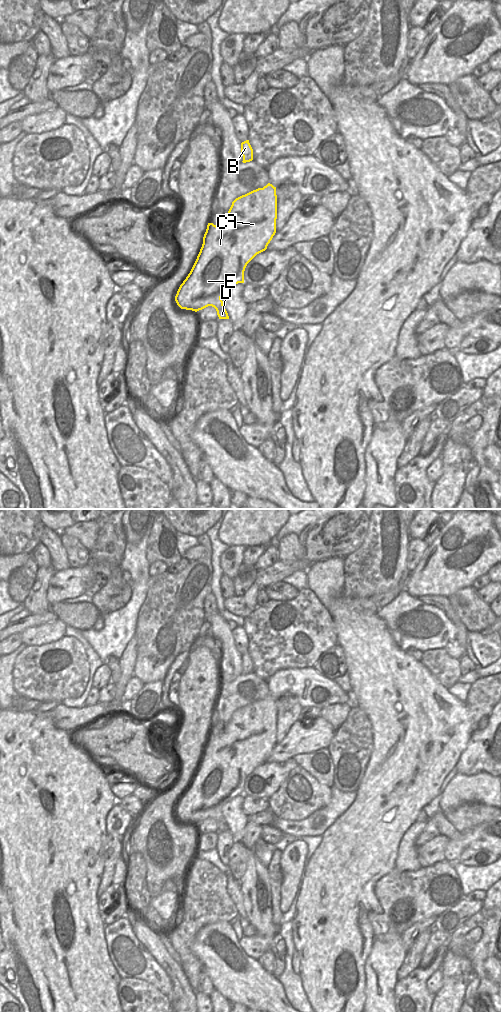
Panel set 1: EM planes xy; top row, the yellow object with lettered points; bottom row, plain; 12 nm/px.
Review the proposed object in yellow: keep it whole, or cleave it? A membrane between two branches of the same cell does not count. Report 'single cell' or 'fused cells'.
single cell

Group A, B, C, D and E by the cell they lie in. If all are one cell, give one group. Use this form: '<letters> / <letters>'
A B C D E

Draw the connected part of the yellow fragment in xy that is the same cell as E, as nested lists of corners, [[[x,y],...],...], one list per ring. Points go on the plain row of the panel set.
[[[272,696],[236,710],[220,737],[208,735],[197,771],[175,808],[177,817],[195,824],[212,818],[219,831],[229,831],[221,809],[234,797],[244,795],[247,776],[267,761],[275,747],[276,731],[277,707]]]

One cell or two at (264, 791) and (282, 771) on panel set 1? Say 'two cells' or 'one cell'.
one cell

